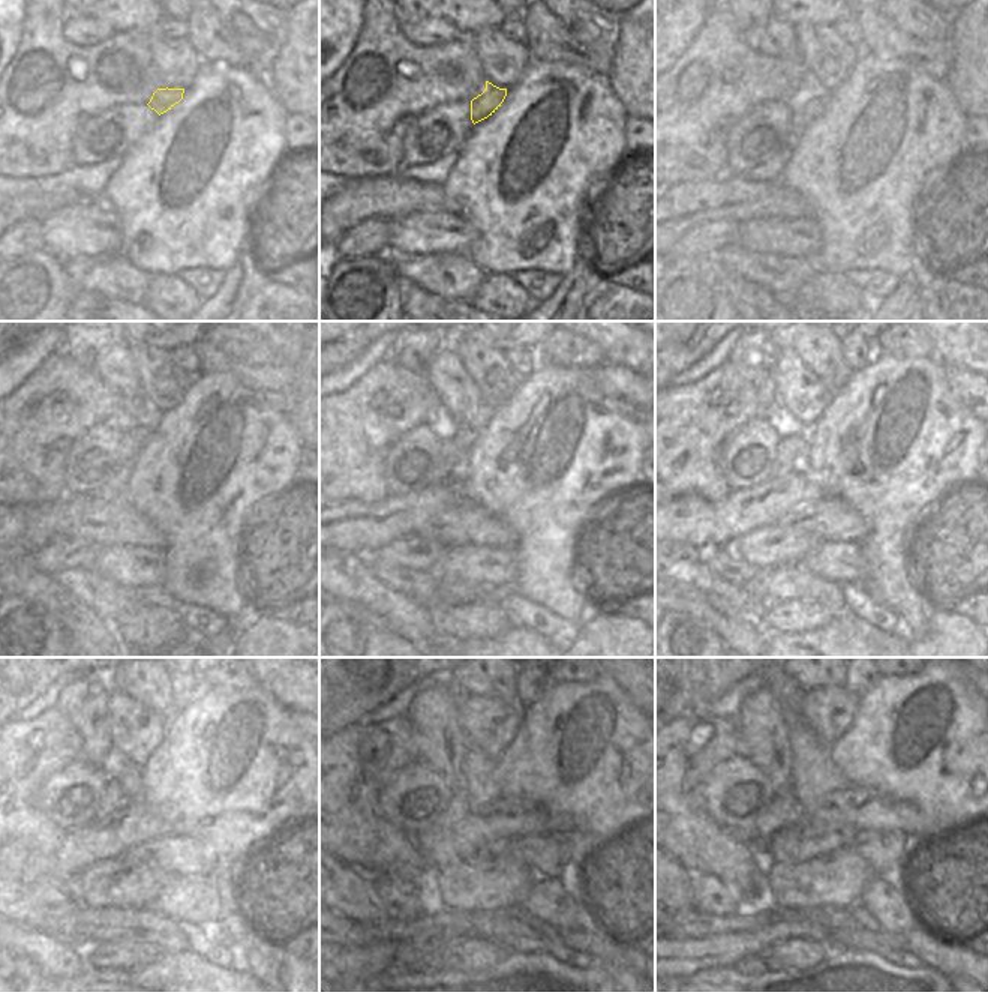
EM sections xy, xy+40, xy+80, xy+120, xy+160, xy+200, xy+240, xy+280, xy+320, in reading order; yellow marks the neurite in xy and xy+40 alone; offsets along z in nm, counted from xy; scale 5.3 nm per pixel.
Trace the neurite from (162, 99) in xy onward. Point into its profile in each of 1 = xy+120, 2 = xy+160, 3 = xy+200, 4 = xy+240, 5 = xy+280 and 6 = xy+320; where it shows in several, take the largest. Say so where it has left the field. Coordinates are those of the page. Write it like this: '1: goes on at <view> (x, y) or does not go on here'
1: goes on at xy+120 (132, 438)
2: goes on at xy+160 (455, 453)
3: goes on at xy+200 (789, 458)
4: goes on at xy+240 (113, 799)
5: goes on at xy+280 (456, 809)
6: goes on at xy+320 (784, 811)

